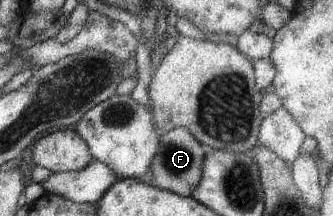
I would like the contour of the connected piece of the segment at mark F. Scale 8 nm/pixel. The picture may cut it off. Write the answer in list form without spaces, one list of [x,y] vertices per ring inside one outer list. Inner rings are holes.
[[[182,126],[173,128],[165,133],[160,133],[156,154],[152,156],[149,164],[148,171],[150,171],[152,179],[148,183],[156,188],[178,194],[178,196],[190,196],[192,190],[194,190],[194,186],[200,180],[202,162],[204,162],[204,156],[209,151],[210,148],[207,145],[198,142],[188,132],[188,129]]]

